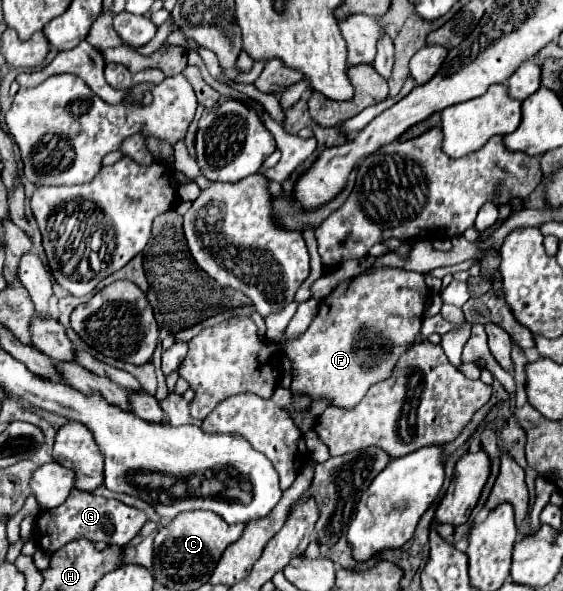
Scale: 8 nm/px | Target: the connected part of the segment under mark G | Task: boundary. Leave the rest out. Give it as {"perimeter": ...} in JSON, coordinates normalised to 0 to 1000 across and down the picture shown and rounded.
{"perimeter":[[[131,826],[110,856],[103,856],[96,863],[78,863],[78,870],[67,873],[64,890],[60,890],[60,914],[82,934],[99,934],[114,920],[139,914],[139,910],[156,910],[160,917],[224,924],[252,897],[252,890],[259,883],[263,883],[259,870],[245,860],[234,860],[210,846],[192,846],[192,843],[167,839],[167,836]]]}

